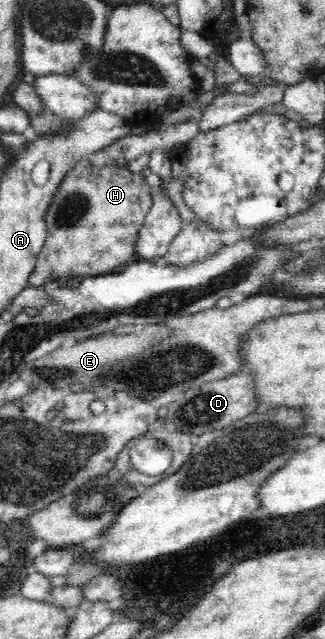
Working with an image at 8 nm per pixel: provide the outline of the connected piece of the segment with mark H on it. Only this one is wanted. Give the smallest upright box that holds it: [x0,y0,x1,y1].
[28,158,152,287]

